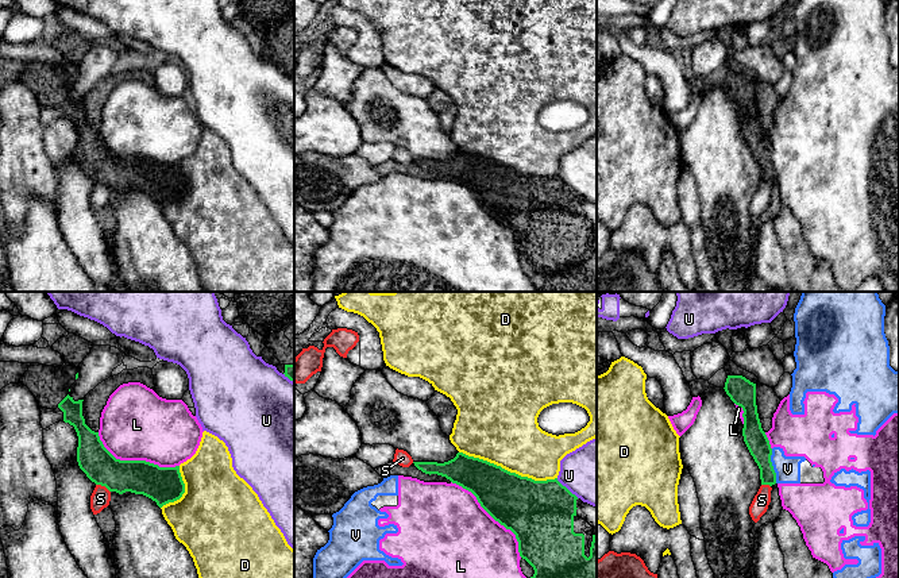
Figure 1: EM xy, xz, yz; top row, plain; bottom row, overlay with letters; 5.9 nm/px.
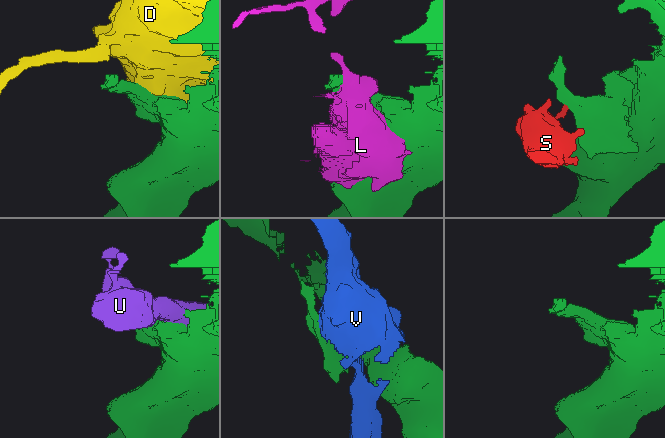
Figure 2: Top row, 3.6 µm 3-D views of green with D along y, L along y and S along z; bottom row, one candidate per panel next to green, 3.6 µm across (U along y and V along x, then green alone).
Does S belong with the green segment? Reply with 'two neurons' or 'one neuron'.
two neurons

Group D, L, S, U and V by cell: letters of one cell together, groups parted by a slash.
D / L V / S / U

